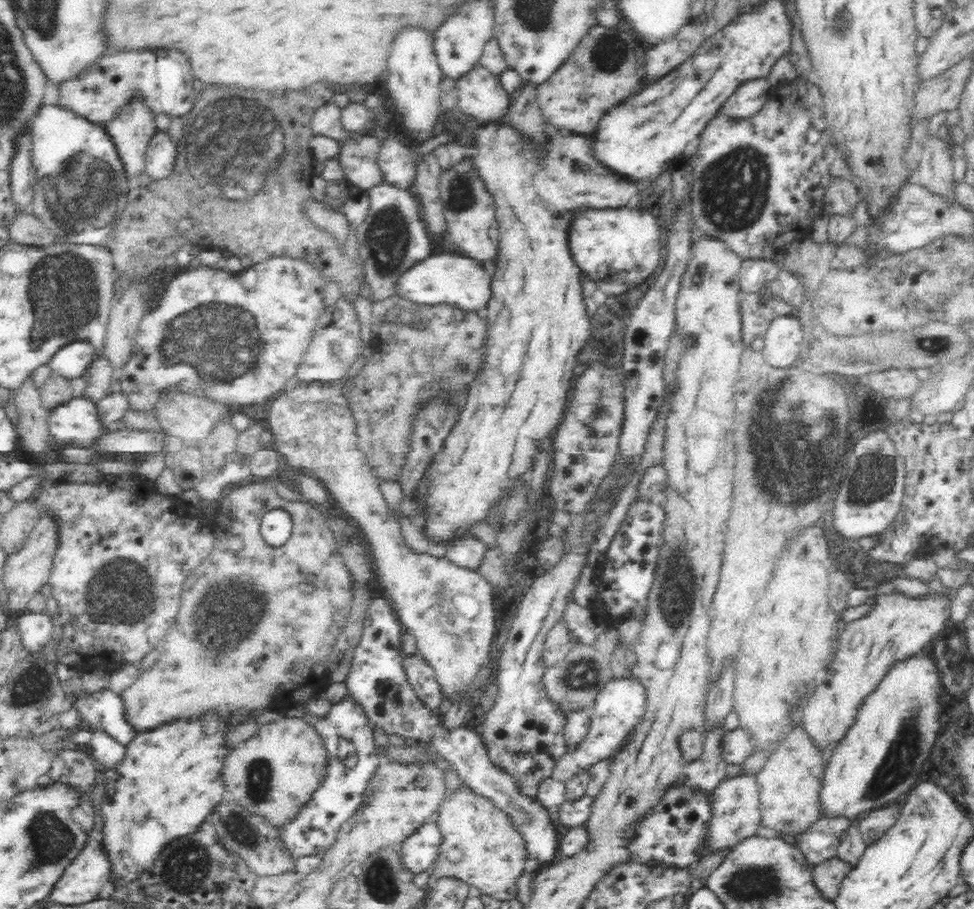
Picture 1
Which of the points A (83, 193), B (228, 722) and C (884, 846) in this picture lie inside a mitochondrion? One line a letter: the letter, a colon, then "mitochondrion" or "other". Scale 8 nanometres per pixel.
A: mitochondrion
B: other
C: other

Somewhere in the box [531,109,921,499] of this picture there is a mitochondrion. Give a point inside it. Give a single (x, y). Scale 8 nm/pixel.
(734, 188)

